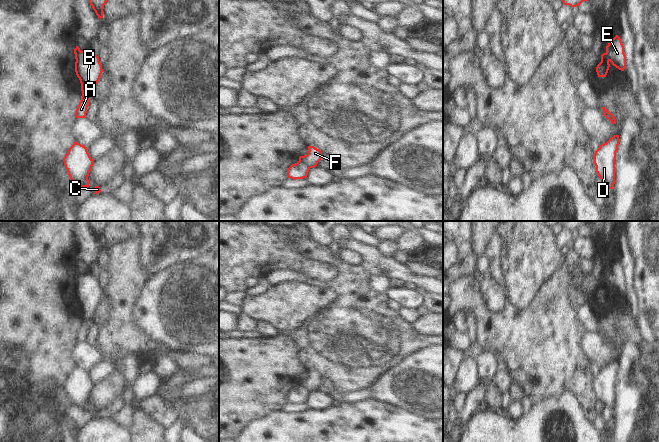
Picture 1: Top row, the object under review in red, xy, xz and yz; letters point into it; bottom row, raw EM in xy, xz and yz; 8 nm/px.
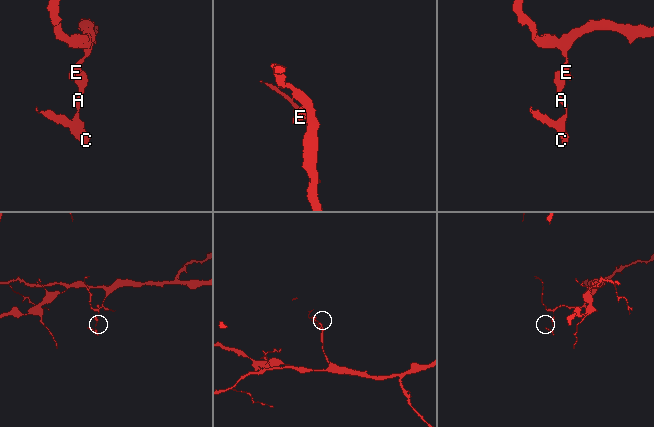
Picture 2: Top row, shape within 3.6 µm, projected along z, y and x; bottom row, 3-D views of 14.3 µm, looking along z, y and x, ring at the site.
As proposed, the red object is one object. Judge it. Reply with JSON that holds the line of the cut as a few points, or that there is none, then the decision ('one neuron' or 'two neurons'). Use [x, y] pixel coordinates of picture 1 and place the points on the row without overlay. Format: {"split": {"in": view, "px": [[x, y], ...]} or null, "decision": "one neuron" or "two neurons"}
{"split": {"in": "xz", "px": [[299, 383], [310, 391]]}, "decision": "two neurons"}

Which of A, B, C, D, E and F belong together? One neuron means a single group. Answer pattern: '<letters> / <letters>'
A B C D F / E

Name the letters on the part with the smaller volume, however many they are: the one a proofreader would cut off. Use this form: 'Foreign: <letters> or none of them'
Foreign: A, B, C, D, F

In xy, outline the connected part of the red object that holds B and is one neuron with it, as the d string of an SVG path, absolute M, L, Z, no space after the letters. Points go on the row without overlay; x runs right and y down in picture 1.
M86 273L75 279L75 296L81 307L82 320L77 330L76 342L85 342L90 321L103 296L99 281L91 274Z

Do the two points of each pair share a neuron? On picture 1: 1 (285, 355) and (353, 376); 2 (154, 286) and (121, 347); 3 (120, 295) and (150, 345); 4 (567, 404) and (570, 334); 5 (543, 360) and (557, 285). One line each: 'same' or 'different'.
1: different
2: different
3: same
4: different
5: same

